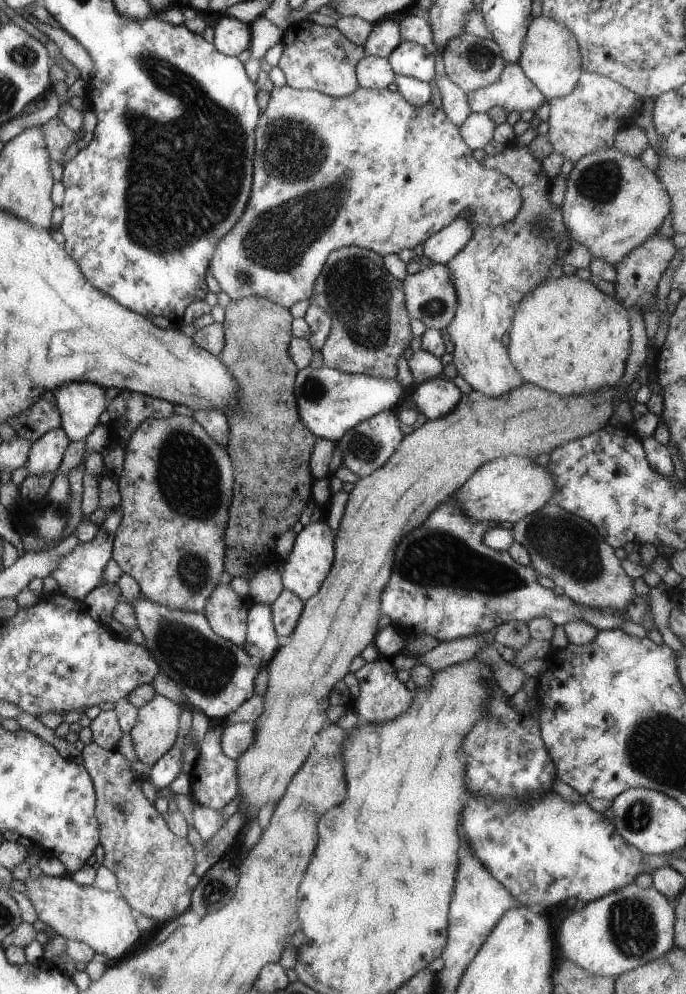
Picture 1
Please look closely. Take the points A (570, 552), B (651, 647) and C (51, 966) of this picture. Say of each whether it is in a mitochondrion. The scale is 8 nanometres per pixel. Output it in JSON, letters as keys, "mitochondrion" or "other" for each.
{"A":"mitochondrion","B":"other","C":"other"}

